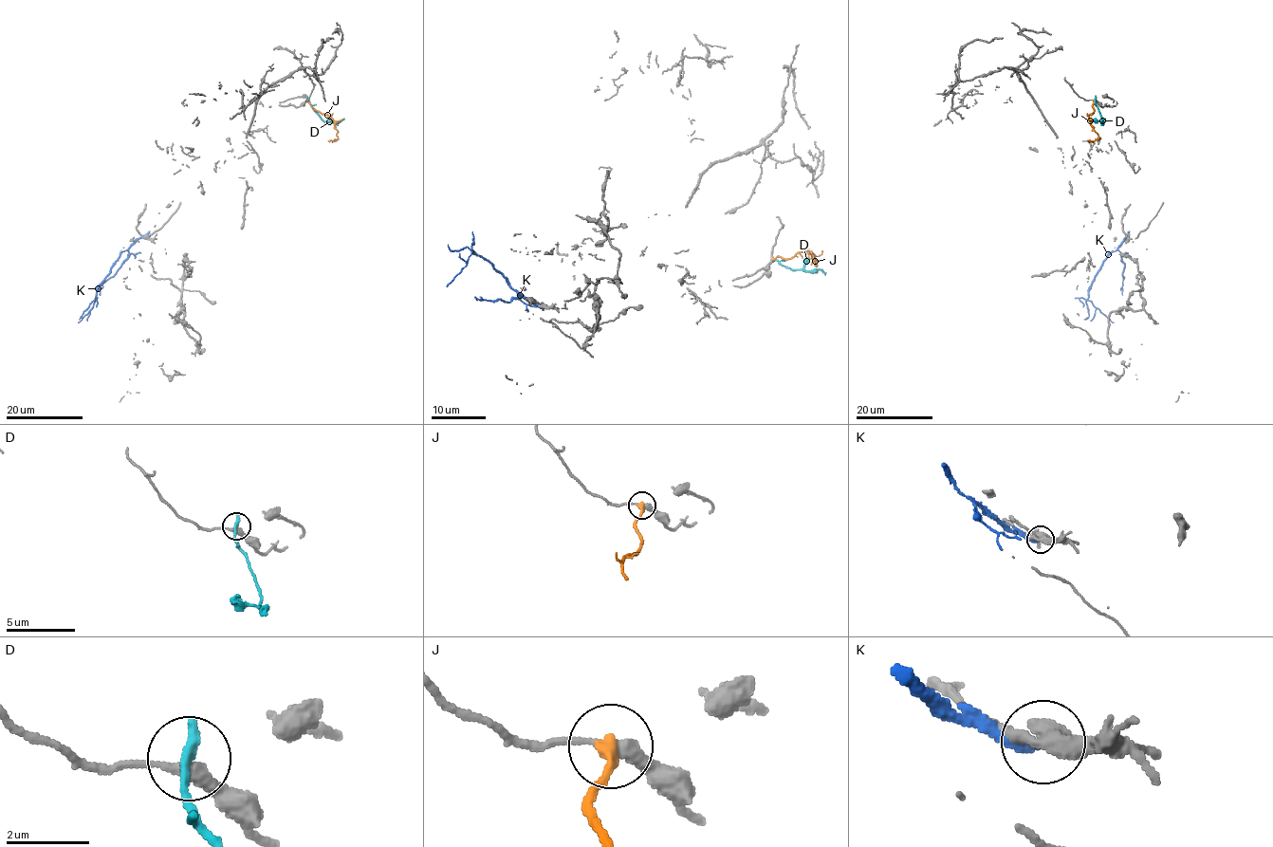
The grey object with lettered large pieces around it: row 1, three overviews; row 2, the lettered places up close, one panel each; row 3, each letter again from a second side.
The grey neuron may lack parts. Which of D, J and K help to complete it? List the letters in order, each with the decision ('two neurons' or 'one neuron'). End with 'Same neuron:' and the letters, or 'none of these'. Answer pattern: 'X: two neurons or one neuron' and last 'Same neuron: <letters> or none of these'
D: two neurons
J: two neurons
K: two neurons
Same neuron: none of these

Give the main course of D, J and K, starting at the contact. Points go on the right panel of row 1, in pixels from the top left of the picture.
D: (1095, 100), (1102, 122), (1105, 119)
J: (1094, 101), (1093, 112), (1088, 119), (1099, 137), (1088, 140)
K: (1128, 235), (1108, 256), (1088, 289), (1088, 300), (1114, 322)

